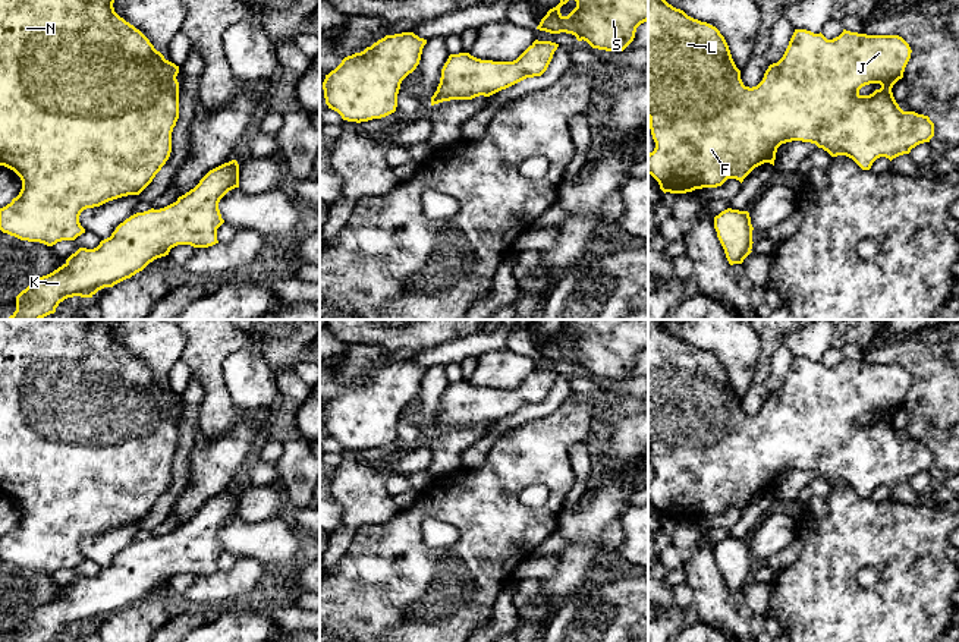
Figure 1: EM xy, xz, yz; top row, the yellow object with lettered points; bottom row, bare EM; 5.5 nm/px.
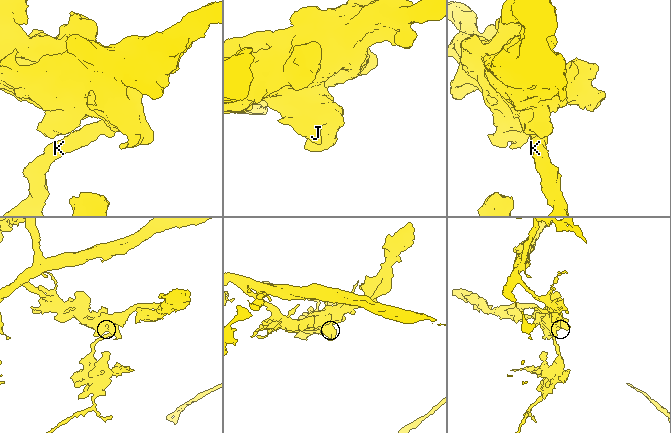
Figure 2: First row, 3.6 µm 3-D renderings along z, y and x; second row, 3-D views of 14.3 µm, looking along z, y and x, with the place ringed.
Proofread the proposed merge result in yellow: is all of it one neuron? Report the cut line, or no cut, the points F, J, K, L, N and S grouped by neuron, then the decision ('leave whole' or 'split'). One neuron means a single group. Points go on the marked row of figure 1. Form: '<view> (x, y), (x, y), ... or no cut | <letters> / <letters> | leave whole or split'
no cut | F J K L N S | leave whole

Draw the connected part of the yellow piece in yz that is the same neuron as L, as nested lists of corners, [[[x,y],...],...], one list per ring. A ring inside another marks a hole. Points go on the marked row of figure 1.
[[[648,0],[648,119],[655,148],[648,154],[648,174],[651,174],[666,193],[686,193],[702,188],[721,186],[727,179],[736,179],[741,183],[758,166],[770,163],[774,166],[777,148],[782,144],[802,141],[815,144],[831,157],[846,155],[852,158],[862,170],[870,170],[872,163],[886,157],[890,161],[899,155],[909,154],[919,144],[930,142],[934,136],[934,123],[928,116],[915,111],[903,111],[896,103],[892,88],[903,78],[905,67],[911,59],[909,44],[899,35],[867,35],[843,29],[843,32],[827,40],[821,32],[814,34],[806,29],[795,29],[783,57],[768,66],[763,81],[757,86],[745,86],[741,79],[741,70],[736,67],[729,45],[720,31],[698,19],[688,16],[683,10],[673,7],[666,0]],[[870,84],[880,84],[881,88],[870,95],[861,95],[859,89]]]

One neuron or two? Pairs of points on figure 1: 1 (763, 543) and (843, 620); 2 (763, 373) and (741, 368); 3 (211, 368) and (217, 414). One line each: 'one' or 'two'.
1: two
2: two
3: one

